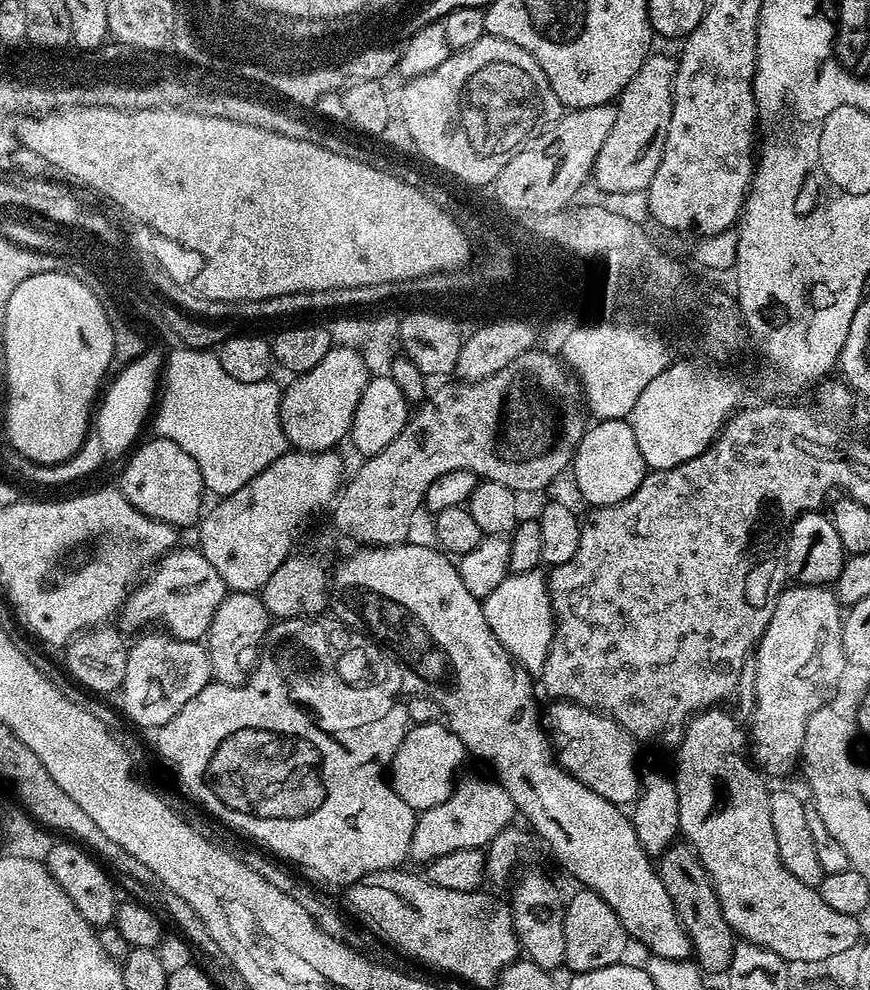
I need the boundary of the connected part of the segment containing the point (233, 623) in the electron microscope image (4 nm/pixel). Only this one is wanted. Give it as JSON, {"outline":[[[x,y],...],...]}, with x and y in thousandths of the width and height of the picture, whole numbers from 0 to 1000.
{"outline":[[[263,597],[259,601],[257,607],[246,618],[237,643],[244,685],[247,690],[275,691],[278,687],[276,679],[289,680],[293,676],[297,664],[297,659],[293,658],[294,649],[299,651],[302,647],[309,631],[310,623],[295,599]]]}

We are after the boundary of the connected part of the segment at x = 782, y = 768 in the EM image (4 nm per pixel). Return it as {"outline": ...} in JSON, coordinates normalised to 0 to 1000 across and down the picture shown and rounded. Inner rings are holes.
{"outline":[[[925,590],[902,593],[890,612],[890,620],[880,632],[878,642],[867,656],[869,712],[862,721],[862,764],[884,785],[901,784],[910,775],[916,775],[931,721],[955,708],[952,706],[955,705],[956,698],[964,693],[966,686],[970,683],[972,668],[968,657],[969,631],[968,611],[961,605],[960,597],[952,592]]]}

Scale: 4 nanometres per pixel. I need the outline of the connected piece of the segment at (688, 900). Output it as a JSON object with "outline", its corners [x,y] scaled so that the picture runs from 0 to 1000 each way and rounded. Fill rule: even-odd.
{"outline":[[[786,851],[774,853],[756,866],[756,880],[766,895],[766,903],[770,903],[770,911],[775,911],[775,919],[779,919],[779,927],[793,947],[798,970],[805,981],[810,984],[836,983],[848,946],[830,923],[825,903],[800,860]]]}

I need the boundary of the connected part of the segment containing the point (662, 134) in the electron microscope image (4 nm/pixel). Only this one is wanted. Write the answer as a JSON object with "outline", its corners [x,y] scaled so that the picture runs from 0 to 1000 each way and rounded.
{"outline":[[[747,55],[738,63],[733,75],[724,79],[708,105],[708,118],[692,152],[680,169],[679,181],[698,196],[713,193],[741,193],[756,172],[761,152],[766,147],[766,131],[770,131],[772,100],[777,86],[778,62],[768,57]]]}

